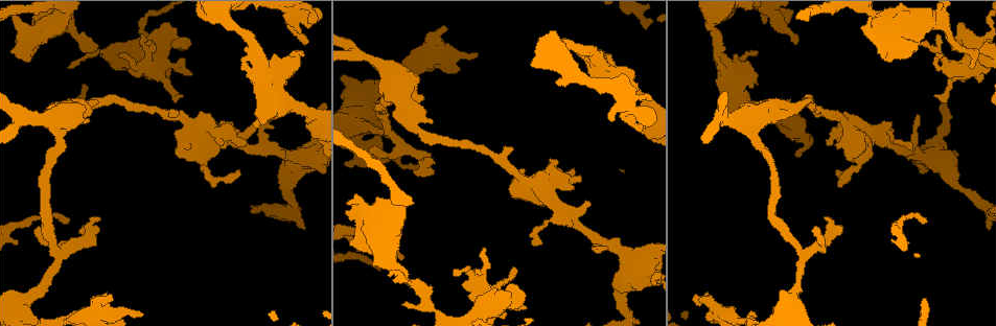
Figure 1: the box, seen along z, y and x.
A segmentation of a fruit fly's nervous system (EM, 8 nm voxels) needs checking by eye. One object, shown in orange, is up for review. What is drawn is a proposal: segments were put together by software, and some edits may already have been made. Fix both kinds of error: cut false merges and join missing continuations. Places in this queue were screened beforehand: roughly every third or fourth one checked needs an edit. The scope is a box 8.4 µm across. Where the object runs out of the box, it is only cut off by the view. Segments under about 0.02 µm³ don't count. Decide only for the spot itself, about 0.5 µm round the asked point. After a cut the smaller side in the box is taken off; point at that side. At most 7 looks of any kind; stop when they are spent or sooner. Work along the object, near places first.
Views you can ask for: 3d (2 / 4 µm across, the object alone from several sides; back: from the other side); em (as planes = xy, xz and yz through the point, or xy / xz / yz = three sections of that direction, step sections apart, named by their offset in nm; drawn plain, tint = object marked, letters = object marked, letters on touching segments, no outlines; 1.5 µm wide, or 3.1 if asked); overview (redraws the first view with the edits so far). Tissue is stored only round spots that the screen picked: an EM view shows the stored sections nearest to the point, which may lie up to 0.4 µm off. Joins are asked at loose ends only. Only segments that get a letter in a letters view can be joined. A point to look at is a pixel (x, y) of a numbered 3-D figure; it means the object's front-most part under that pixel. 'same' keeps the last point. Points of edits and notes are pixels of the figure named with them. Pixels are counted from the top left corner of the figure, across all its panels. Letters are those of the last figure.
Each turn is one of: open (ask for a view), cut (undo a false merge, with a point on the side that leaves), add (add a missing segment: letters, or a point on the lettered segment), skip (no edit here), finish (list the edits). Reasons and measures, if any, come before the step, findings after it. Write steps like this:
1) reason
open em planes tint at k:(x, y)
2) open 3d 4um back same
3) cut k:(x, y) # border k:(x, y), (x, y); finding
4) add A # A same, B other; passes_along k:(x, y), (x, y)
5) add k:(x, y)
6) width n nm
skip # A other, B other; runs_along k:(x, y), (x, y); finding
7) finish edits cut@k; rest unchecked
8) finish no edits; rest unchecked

sharp bend
open 3d 4um at 1:(174, 45)

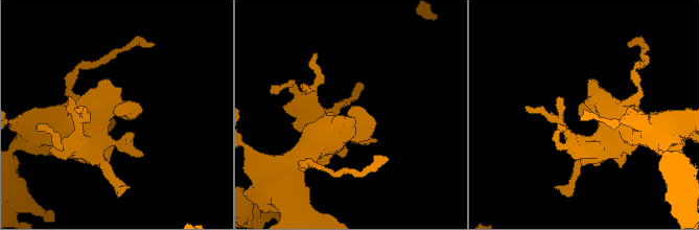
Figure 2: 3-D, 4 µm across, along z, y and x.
open em planes plain at 2:(354, 129)

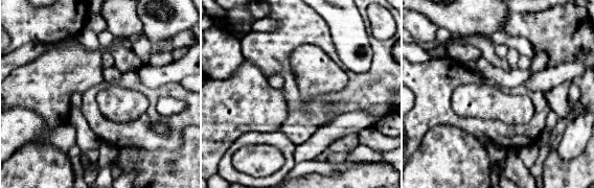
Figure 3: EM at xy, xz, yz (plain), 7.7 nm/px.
open em planes letters same

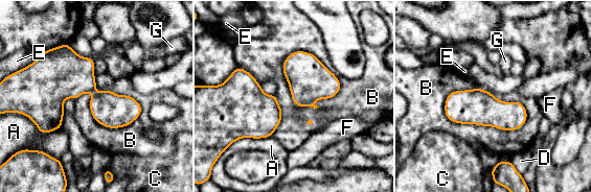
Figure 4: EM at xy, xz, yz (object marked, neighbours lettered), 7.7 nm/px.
skip # A other, B other, C other, D other, E other, F other, G other; one neuron here

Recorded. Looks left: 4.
abrupt turn
open em planes tint at 1:(437, 315)

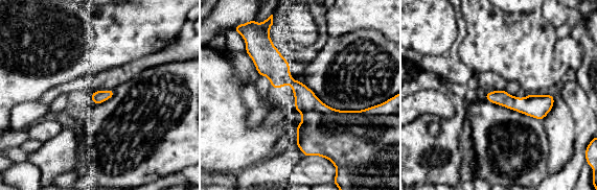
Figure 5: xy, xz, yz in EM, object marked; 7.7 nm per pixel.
what lies round it
open em planes letters same

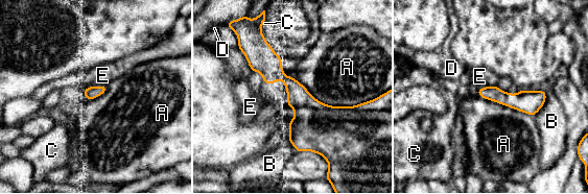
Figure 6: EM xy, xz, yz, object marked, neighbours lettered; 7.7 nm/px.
skip # A other, B other, C other, D other, E other; border 6:(291, 76), (325, 103), (365, 102); continuous, no second neuron

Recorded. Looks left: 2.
four or more arms meet
open 3d 4um at 1:(851, 127)

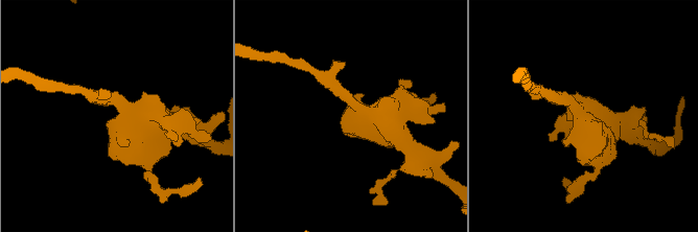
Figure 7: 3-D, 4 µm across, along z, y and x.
need the tissue
open em planes letters at 7:(583, 117)

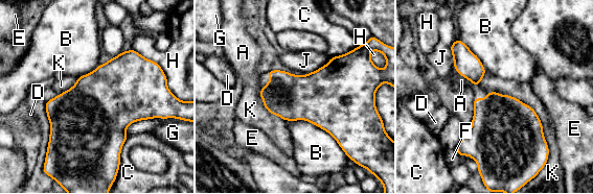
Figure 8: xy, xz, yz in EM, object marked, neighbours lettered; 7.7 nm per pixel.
width 380 nm; longest_contact B 480 nm
skip # A other, B other, C other, D other, E other, F other, G other, H other, J other, K other; continuous, no second neuron

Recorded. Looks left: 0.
finish no edits; rest unchecked

